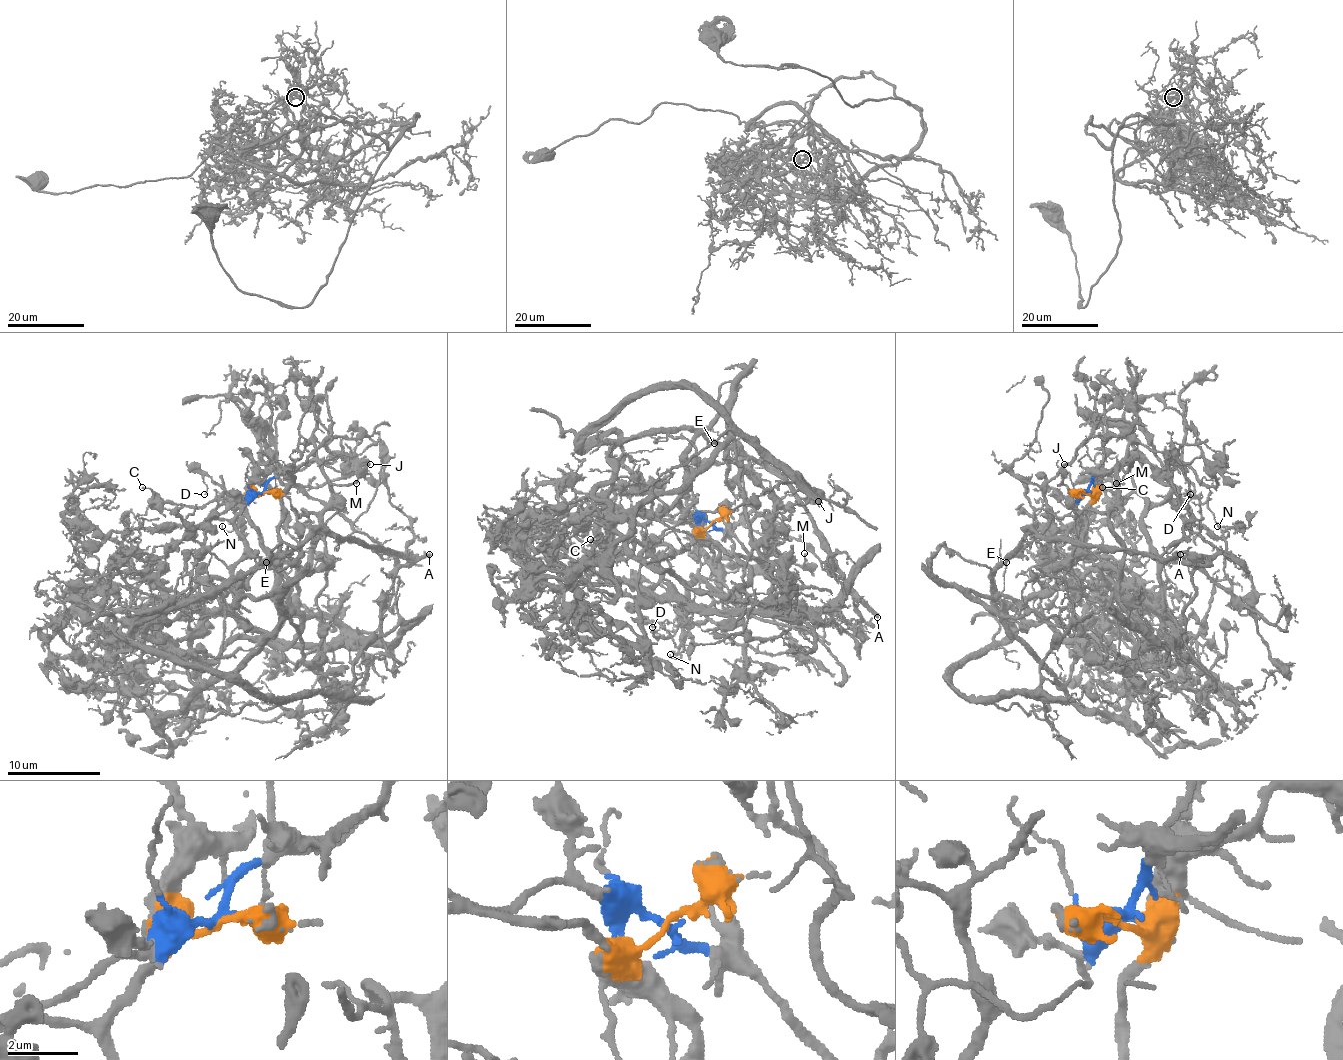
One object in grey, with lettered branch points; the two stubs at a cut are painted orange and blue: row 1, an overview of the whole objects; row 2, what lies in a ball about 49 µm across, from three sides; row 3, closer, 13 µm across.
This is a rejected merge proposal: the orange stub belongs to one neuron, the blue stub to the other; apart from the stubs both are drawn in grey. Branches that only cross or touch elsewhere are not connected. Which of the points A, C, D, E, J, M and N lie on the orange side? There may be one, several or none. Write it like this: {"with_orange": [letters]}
{"with_orange": ["C", "D", "N"]}

